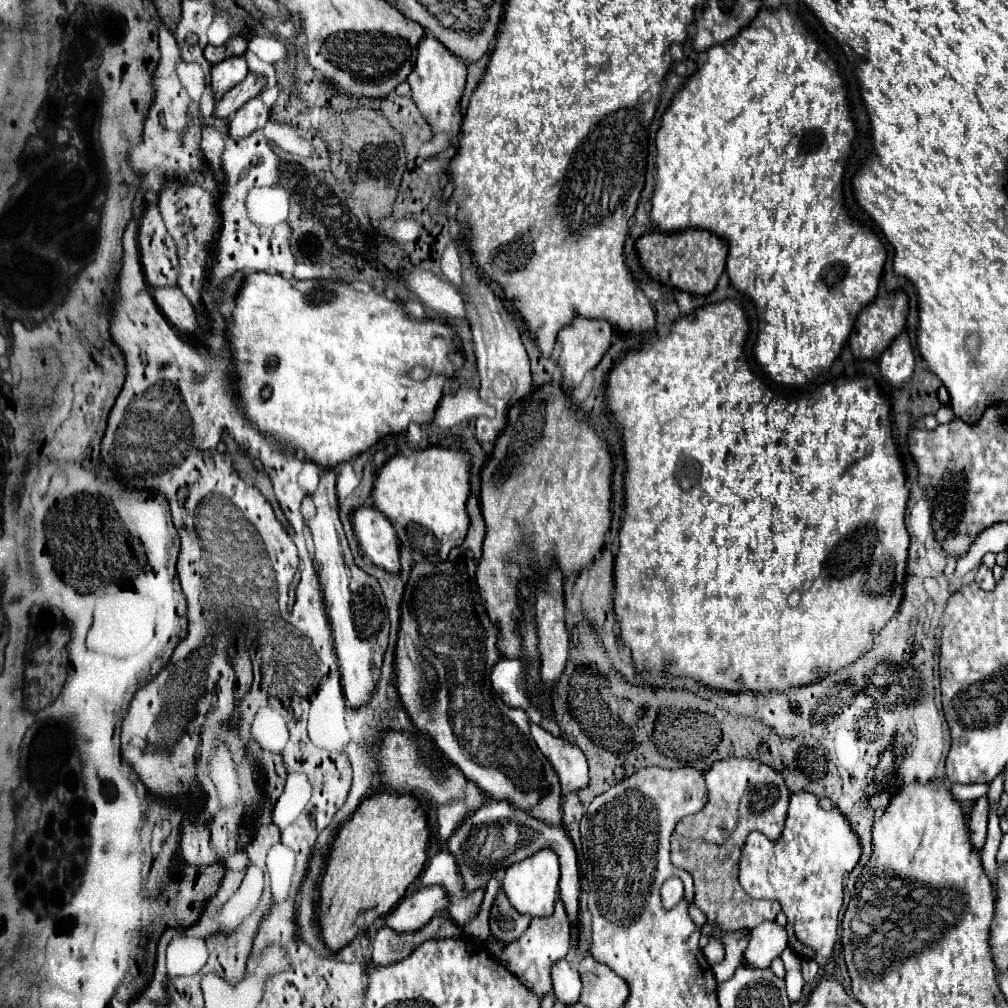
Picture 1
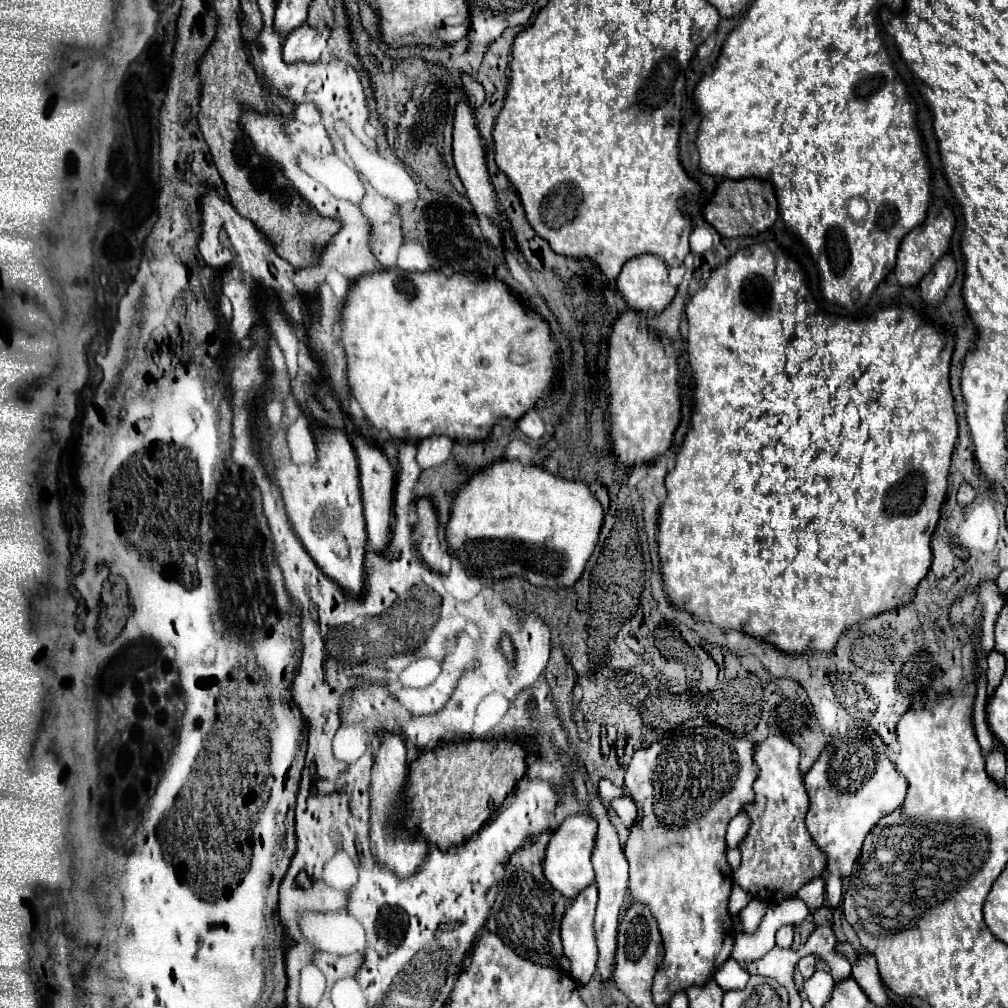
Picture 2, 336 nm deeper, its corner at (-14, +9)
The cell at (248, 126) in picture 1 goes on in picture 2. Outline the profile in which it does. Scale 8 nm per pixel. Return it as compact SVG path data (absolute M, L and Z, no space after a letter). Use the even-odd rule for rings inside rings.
M302 24L284 40L284 52L282 52L284 60L288 64L294 64L294 60L302 60L306 64L318 62L326 48L326 38L328 34L318 36L314 28L310 28L308 24Z

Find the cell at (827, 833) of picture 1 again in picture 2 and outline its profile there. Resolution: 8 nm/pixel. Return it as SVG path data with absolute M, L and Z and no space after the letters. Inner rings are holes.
M866 732L866 736L858 736L856 740L838 740L838 744L828 744L804 776L804 782L810 796L806 828L816 846L822 842L820 850L828 860L822 872L822 880L826 884L826 906L834 910L842 900L842 880L852 874L866 834L880 818L894 812L898 802L904 800L906 780L888 760L886 744L874 732Z

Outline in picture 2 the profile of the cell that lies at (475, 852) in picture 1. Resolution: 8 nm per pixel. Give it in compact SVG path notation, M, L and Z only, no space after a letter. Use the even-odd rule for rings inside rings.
M590 884L572 900L560 924L564 954L572 962L572 978L586 984L596 972L598 948L594 940L594 912L598 904L598 886Z

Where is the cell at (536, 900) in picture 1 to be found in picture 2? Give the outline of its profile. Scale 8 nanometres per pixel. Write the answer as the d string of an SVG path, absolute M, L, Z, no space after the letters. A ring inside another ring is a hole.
M584 814L568 816L550 836L544 862L542 862L542 872L550 886L558 890L568 902L576 898L586 886L594 882L594 868L590 860L590 852L594 848L594 838L596 838L596 824Z

